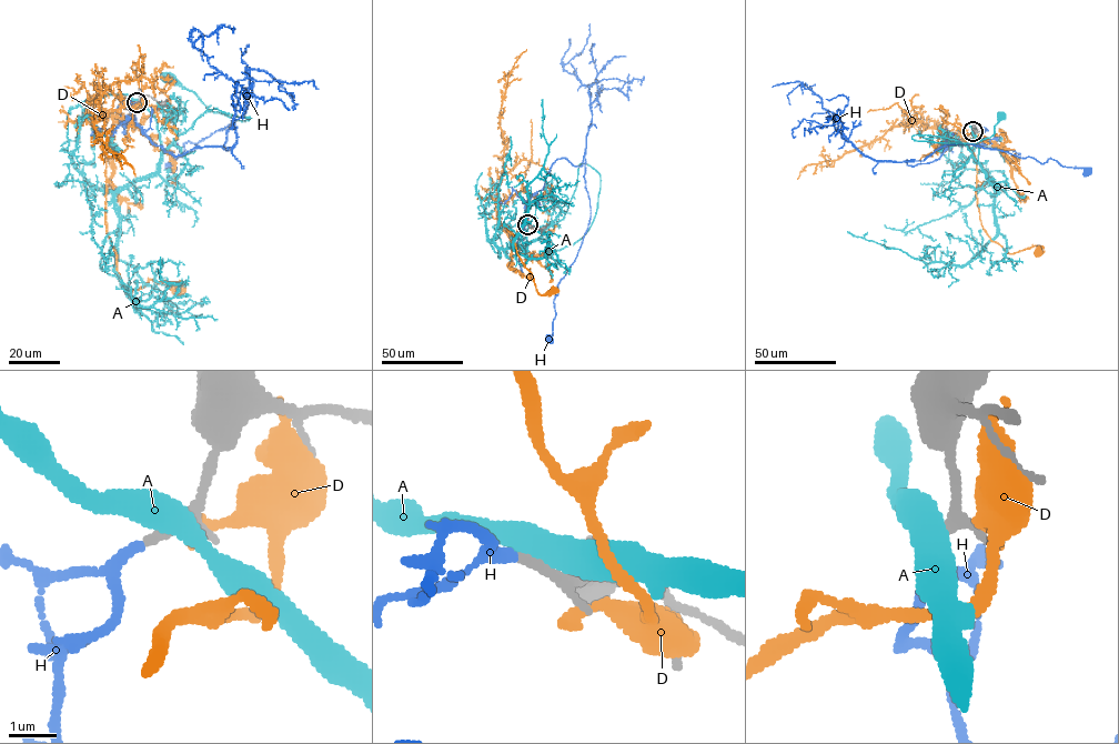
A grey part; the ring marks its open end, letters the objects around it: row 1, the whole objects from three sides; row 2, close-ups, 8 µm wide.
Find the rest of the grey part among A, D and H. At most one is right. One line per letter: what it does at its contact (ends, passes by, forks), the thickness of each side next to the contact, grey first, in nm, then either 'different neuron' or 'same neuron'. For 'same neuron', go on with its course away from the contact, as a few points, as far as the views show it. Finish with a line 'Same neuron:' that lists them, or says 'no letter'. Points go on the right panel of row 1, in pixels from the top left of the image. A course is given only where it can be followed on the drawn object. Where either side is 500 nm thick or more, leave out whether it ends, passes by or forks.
A: 320/500 nm | different neuron
D: it ends | 200/380 nm | different neuron
H: it passes by | 200/180 nm | same neuron | via (974, 131), (975, 139), (950, 146), (938, 159), (907, 164), (970, 143), (1087, 173)
Same neuron: H

